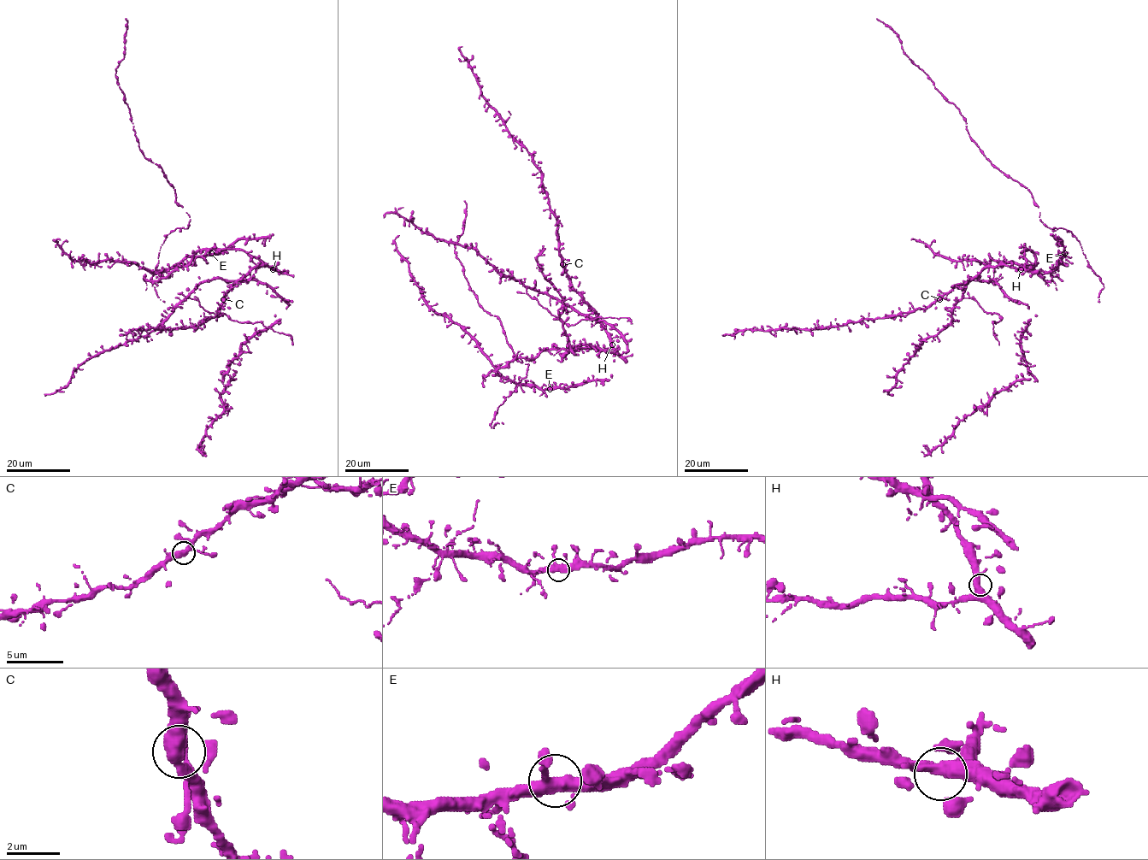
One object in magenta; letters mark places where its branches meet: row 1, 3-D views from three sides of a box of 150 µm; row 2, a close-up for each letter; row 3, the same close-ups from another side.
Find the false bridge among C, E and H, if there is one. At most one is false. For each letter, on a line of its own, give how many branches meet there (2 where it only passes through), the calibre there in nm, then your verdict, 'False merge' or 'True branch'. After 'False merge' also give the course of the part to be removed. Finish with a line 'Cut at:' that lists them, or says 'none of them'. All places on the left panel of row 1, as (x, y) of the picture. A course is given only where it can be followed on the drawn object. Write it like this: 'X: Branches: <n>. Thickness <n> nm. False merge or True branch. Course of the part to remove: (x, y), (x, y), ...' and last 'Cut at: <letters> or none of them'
C: Branches: 3. Thickness 400 nm. True branch
E: Branches: 3. Thickness 420 nm. True branch
H: Branches: 3. Thickness 360 nm. True branch
Cut at: none of them

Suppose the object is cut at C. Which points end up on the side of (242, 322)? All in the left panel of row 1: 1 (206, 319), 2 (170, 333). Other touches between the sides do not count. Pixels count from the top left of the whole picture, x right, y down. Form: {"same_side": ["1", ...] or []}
{"same_side": []}

